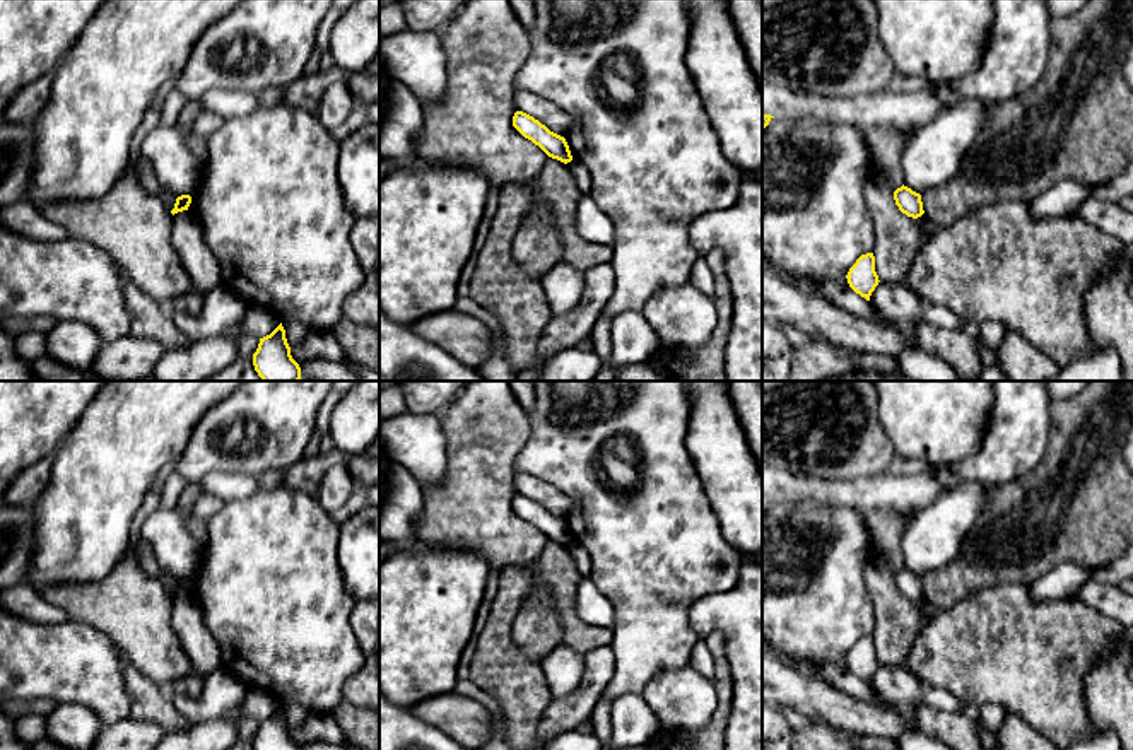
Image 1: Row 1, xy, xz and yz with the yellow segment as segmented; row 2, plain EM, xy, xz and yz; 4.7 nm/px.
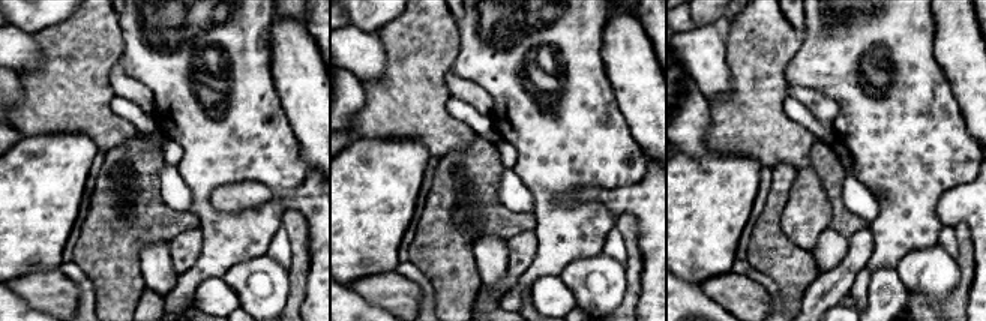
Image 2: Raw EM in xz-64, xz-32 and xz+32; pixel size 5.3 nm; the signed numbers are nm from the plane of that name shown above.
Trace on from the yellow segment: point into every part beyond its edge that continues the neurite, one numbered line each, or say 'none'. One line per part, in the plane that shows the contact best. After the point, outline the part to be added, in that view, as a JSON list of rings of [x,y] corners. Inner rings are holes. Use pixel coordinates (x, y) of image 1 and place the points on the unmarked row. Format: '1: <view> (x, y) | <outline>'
none

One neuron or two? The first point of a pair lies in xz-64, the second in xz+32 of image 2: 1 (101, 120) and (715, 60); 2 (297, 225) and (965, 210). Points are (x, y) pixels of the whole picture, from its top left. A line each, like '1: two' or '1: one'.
1: two
2: two

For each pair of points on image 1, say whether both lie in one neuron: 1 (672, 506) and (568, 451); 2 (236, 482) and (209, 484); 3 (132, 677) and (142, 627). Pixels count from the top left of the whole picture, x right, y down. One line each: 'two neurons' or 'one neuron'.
1: one neuron
2: one neuron
3: two neurons

